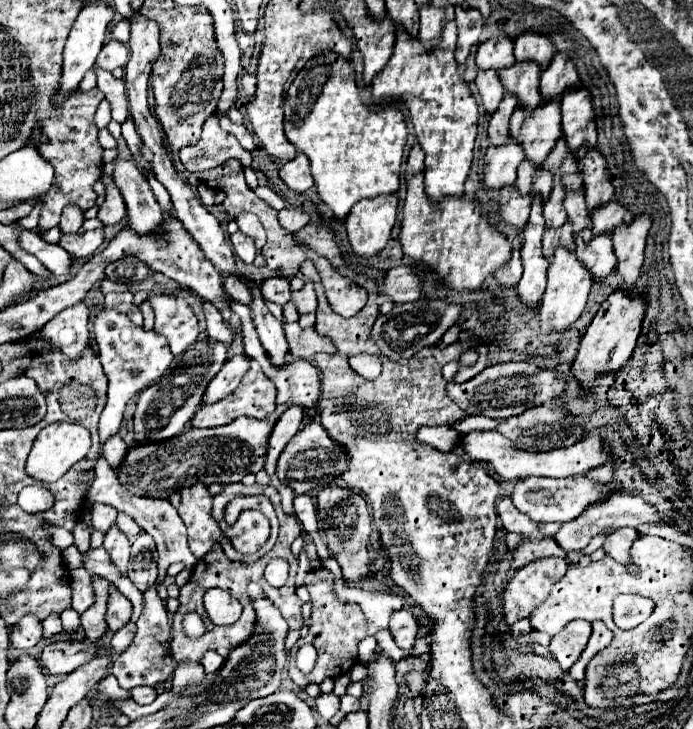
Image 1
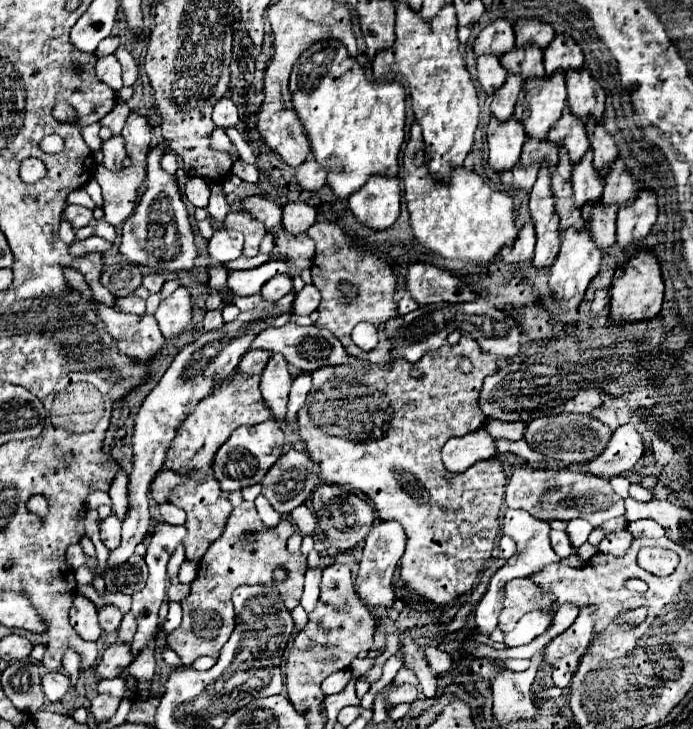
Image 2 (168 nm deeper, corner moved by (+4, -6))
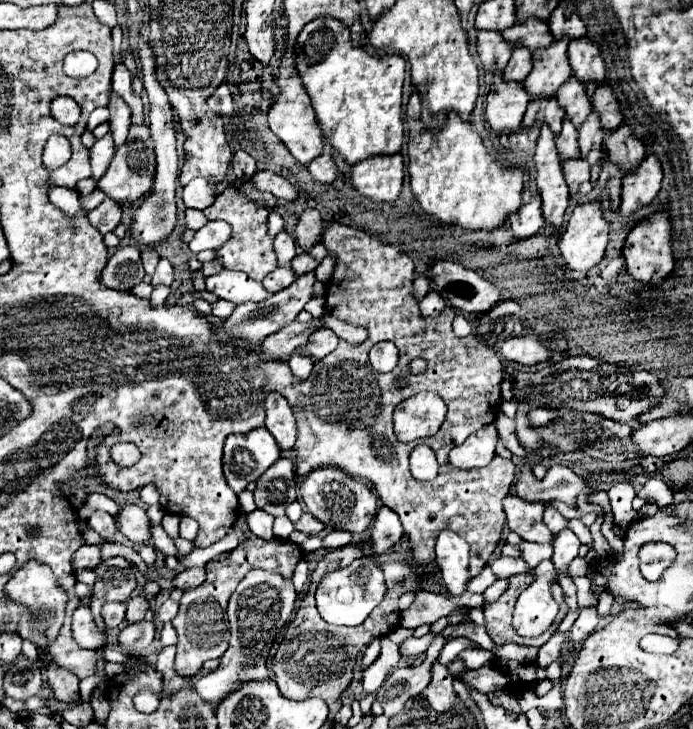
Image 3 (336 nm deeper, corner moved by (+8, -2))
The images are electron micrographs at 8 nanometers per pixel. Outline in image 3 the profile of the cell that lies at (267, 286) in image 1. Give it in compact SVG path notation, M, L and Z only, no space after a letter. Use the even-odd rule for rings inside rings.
M284 266L284 268L272 270L272 272L262 280L262 286L264 286L268 292L274 294L276 290L288 288L294 280L296 280L296 274L292 272L292 268L290 268L290 266Z

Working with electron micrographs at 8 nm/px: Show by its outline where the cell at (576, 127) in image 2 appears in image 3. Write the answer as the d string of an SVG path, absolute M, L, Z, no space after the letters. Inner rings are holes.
M570 78L564 86L560 86L556 98L560 102L560 108L566 112L566 116L576 128L580 128L592 112L592 104L586 96L586 86L580 84L576 78Z

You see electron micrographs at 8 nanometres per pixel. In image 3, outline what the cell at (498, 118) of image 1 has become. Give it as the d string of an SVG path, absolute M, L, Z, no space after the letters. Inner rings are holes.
M514 50L508 66L502 72L506 82L522 82L532 68L532 54L528 50Z

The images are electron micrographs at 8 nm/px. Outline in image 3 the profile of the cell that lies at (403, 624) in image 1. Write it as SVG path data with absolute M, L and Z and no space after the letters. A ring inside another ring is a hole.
M438 660L432 664L430 674L432 674L432 680L424 690L424 696L430 704L430 708L434 708L436 712L446 712L456 704L456 692L452 688L452 676L446 670L446 666L442 666Z

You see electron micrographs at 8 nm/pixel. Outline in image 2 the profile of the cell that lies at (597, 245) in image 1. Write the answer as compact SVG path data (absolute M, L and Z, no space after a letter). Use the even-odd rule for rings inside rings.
M594 206L588 216L588 230L592 230L592 236L596 238L600 250L610 248L616 242L616 206Z

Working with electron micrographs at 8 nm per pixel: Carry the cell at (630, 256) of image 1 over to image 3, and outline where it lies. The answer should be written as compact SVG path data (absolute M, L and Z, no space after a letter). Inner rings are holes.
M646 156L644 162L636 172L630 172L622 178L622 204L620 204L620 216L630 216L638 212L640 208L648 206L662 182L662 166L654 156Z

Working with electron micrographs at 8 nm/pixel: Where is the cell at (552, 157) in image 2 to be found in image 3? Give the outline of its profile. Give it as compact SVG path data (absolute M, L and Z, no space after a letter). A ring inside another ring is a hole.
M532 98L524 114L524 128L528 130L534 122L540 122L550 126L550 130L554 130L554 134L558 136L562 130L562 118L564 112L560 110L556 98Z

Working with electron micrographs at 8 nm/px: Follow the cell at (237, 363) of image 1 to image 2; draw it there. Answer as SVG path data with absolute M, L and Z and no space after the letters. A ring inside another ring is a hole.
M262 348L248 350L248 354L244 354L244 358L240 360L240 366L236 370L244 370L244 374L260 374L266 368L270 356L272 356L272 352L262 350Z

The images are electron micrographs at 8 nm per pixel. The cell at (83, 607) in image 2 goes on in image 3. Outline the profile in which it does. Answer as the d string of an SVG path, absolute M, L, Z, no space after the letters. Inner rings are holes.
M80 604L72 614L72 634L82 648L100 648L104 644L104 636L96 630L90 606L86 604Z

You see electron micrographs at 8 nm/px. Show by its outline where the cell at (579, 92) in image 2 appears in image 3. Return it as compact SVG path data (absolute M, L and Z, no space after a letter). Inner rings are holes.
M588 36L570 42L568 62L572 68L572 76L576 80L580 80L582 84L596 82L600 86L604 82L604 74L606 74L604 60L600 58L598 46L592 44L592 40Z

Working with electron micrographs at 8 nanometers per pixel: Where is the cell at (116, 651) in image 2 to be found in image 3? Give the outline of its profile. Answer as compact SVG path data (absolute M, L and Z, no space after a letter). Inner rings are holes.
M142 620L142 622L130 624L118 634L118 650L128 654L134 650L140 652L154 640L154 634L156 634L156 626L152 622Z

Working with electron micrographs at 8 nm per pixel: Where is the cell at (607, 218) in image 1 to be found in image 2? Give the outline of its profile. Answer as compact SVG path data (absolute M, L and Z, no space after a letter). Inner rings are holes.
M622 158L612 162L602 170L604 176L604 192L602 192L602 206L624 206L630 204L640 186L638 180L626 170L626 164Z

